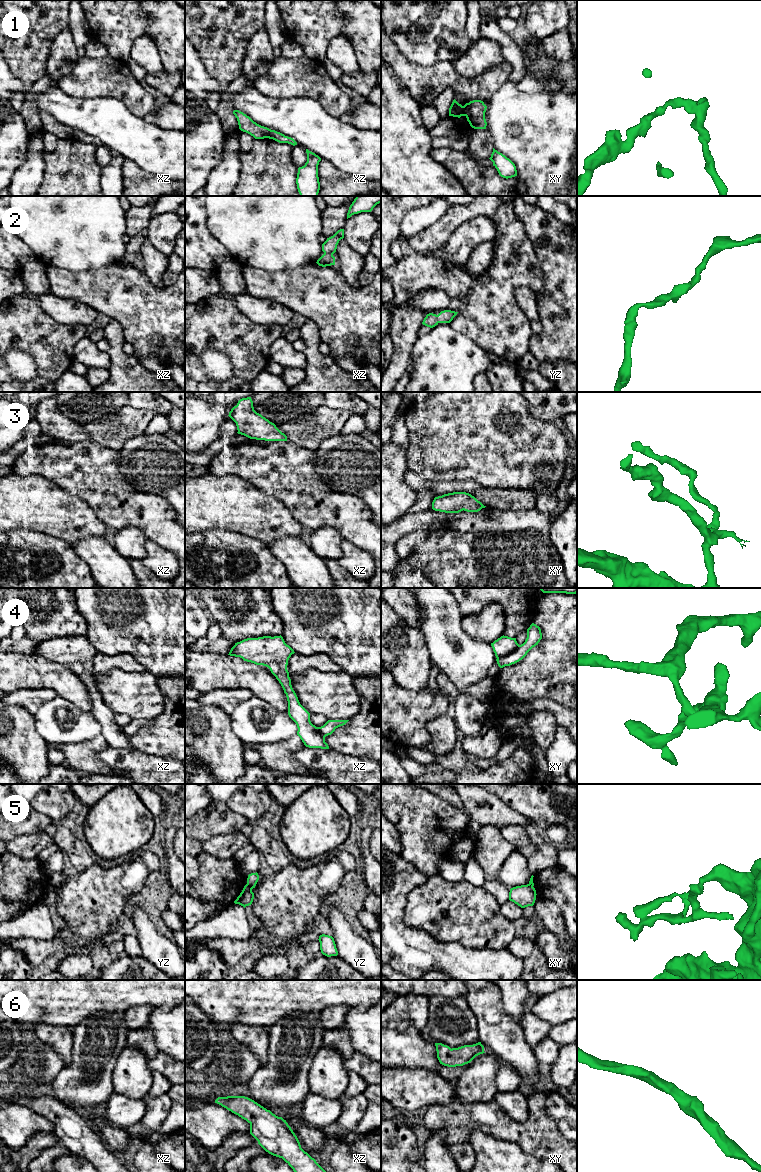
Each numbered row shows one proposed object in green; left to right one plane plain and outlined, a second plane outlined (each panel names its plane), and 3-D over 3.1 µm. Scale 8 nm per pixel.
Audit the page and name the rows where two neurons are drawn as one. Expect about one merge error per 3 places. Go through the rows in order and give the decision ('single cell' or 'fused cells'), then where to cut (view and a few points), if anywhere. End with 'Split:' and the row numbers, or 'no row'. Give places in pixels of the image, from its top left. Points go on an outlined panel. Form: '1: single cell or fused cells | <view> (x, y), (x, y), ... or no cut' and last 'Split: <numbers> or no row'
1: single cell | no cut
2: single cell | no cut
3: single cell | no cut
4: fused cells | xy (519, 645), (509, 653), (497, 658)
5: fused cells | yz (246, 884), (252, 888)
6: single cell | no cut
Split: 4, 5

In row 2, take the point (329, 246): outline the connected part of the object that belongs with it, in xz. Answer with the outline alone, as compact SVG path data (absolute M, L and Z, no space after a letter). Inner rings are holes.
M344 229L338 230L333 236L327 238L322 244L322 251L324 254L317 260L317 264L322 267L335 265L335 257L337 245L341 239L344 238Z

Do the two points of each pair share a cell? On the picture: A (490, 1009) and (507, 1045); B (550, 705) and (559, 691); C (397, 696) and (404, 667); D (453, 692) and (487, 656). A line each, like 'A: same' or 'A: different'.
A: same
B: different
C: different
D: different

